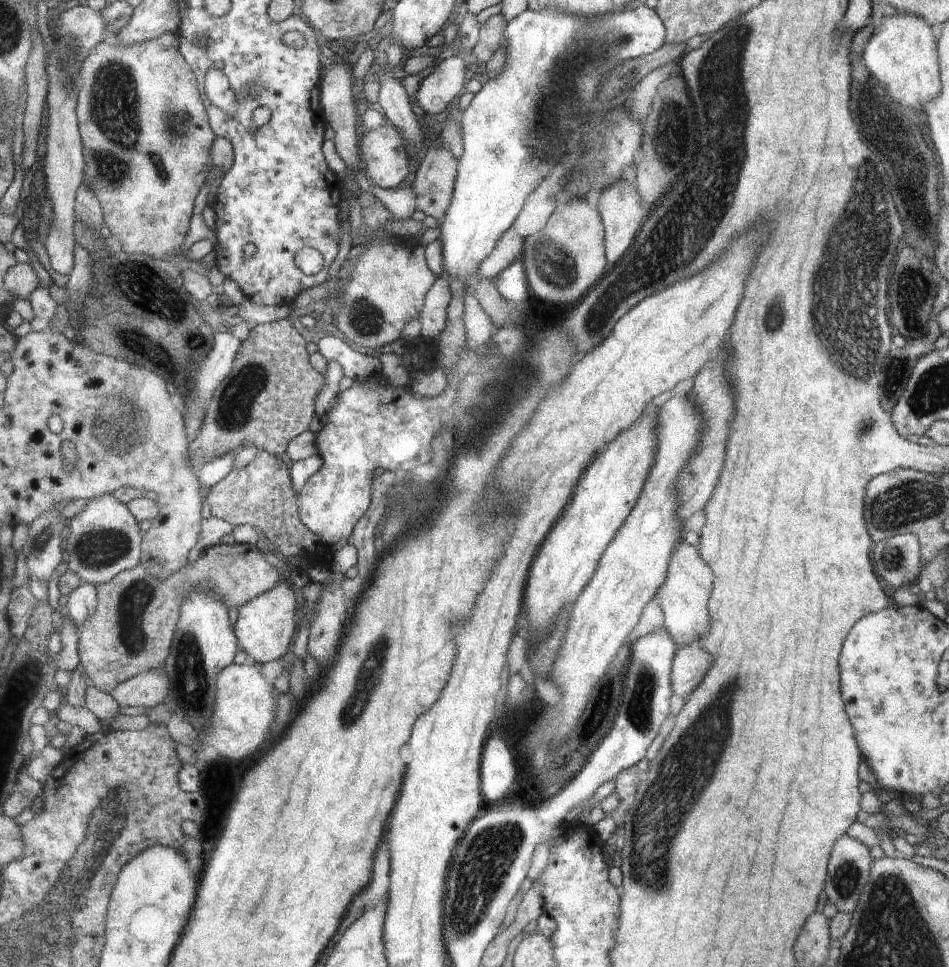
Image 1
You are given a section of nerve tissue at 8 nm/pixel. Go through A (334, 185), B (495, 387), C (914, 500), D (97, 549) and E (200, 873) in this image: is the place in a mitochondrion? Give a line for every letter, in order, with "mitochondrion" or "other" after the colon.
A: other
B: mitochondrion
C: mitochondrion
D: mitochondrion
E: other

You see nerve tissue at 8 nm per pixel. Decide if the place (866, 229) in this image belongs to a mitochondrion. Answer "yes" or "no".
yes

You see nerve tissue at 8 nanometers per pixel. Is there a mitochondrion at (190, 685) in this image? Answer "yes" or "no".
yes

